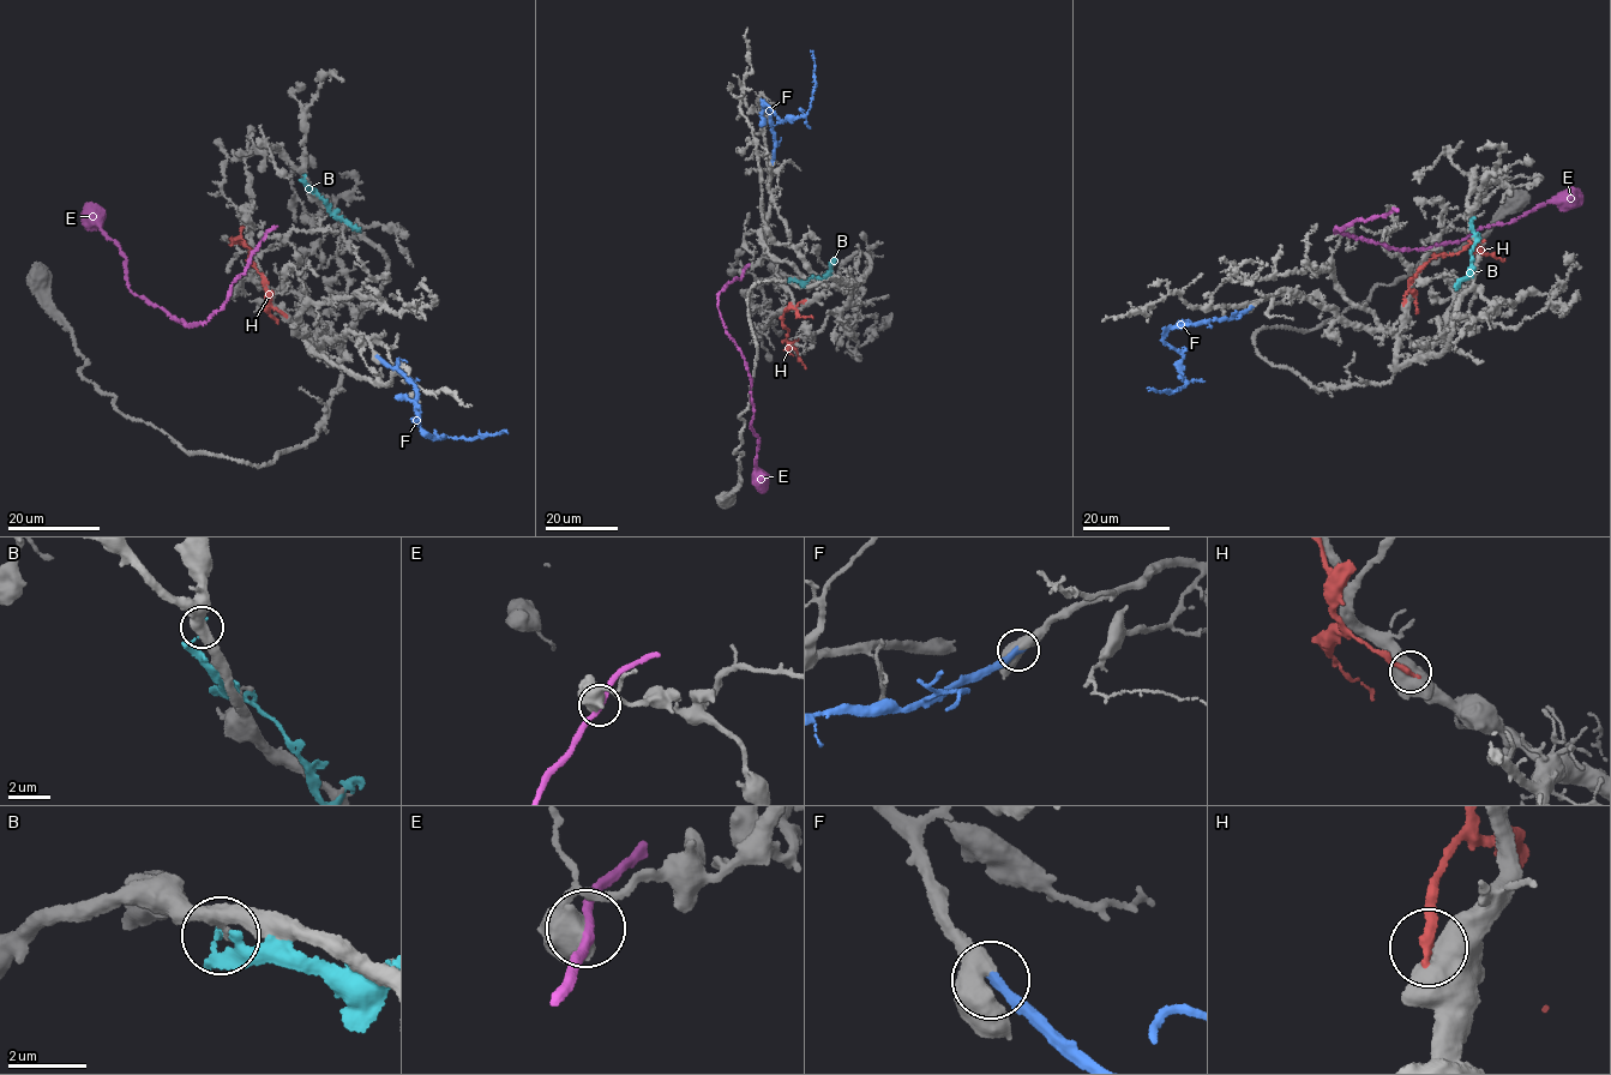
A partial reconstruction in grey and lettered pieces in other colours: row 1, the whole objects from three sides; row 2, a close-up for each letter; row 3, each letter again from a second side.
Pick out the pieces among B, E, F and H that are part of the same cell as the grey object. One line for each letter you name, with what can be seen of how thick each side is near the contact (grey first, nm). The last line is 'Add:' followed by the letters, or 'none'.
F: calibres 480 and 280 nm
Add: F

